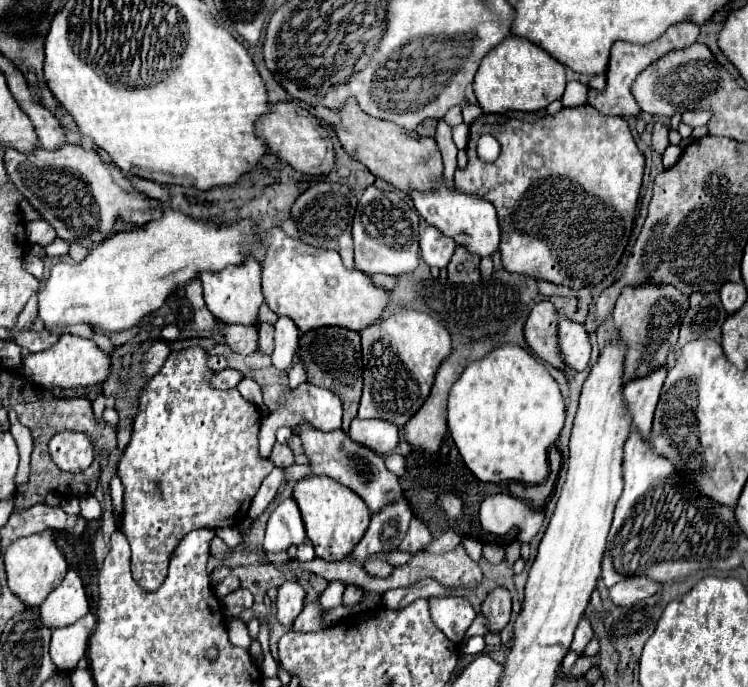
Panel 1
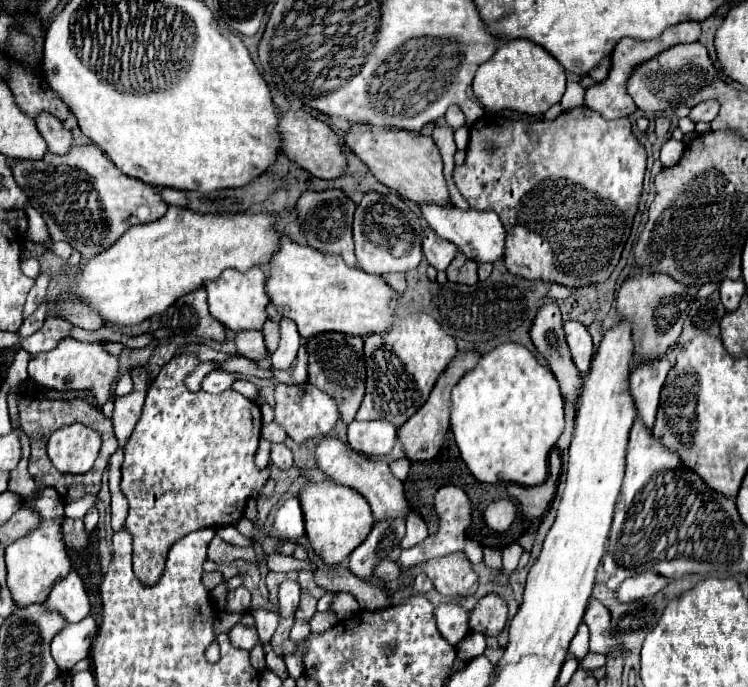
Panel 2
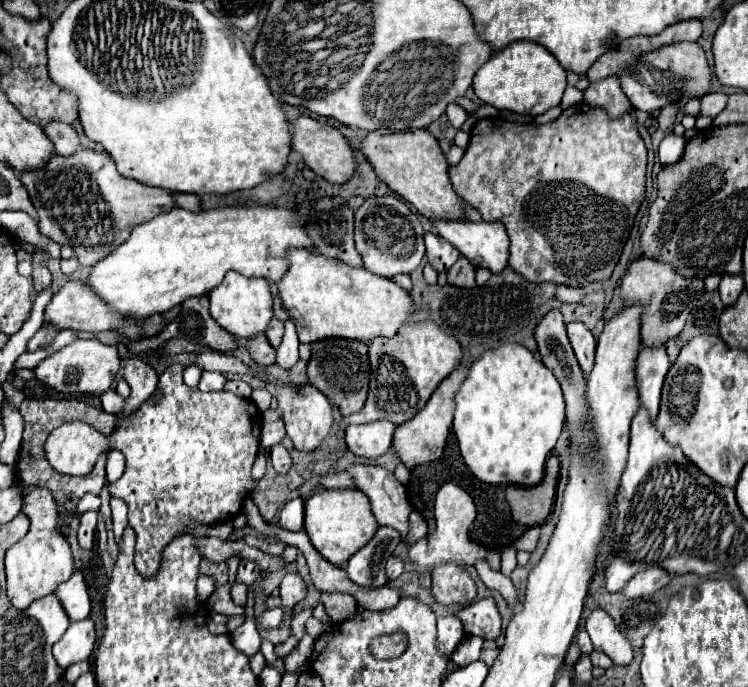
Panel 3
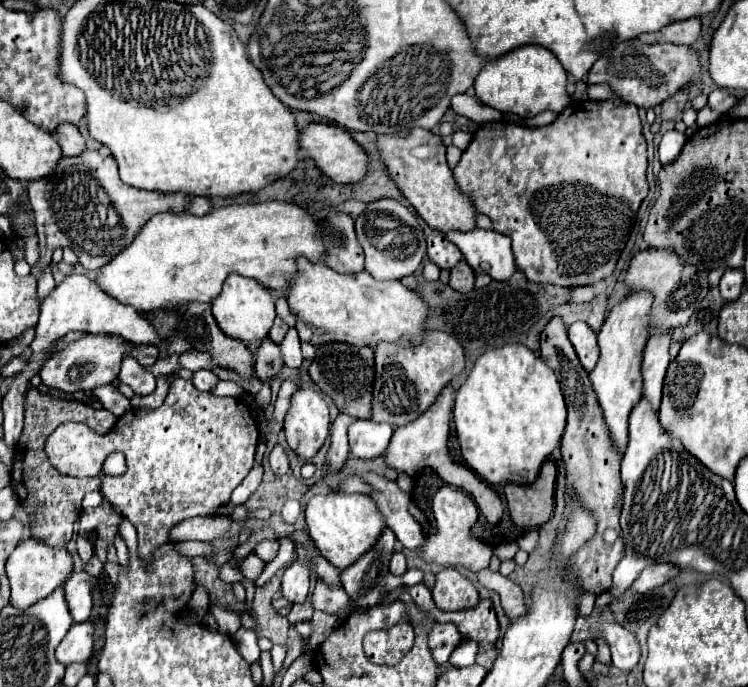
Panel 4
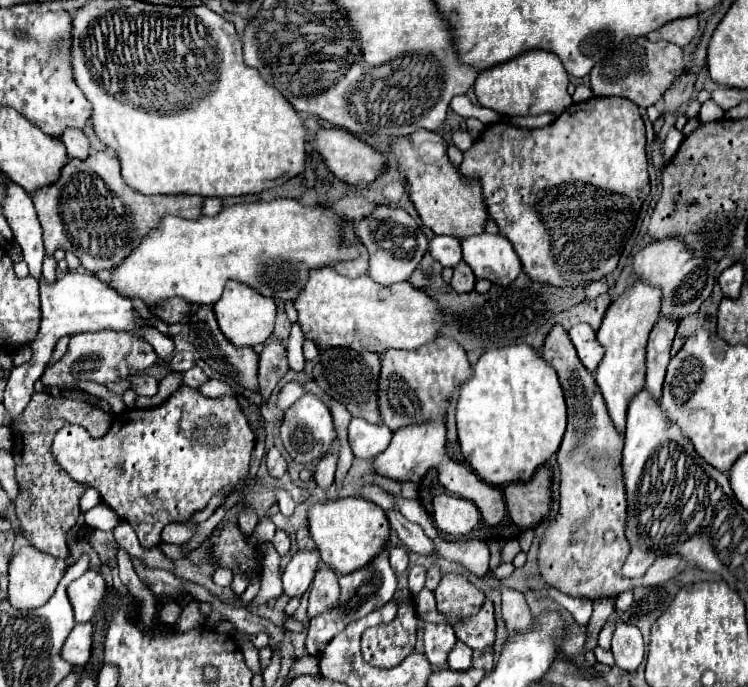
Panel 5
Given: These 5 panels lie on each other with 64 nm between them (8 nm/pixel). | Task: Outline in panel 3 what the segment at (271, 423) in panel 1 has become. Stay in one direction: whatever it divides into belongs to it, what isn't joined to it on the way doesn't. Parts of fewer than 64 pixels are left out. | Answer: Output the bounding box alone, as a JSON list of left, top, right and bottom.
[252,382,334,481]

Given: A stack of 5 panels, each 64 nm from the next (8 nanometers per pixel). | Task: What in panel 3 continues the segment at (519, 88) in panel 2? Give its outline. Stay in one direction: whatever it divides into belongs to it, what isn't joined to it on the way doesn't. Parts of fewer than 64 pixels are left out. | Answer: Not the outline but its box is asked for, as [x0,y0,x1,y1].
[476,42,566,116]

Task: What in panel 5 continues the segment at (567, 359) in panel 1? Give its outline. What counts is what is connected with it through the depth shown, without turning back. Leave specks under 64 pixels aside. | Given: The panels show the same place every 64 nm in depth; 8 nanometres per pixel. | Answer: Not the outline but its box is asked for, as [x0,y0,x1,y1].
[568,324,604,372]

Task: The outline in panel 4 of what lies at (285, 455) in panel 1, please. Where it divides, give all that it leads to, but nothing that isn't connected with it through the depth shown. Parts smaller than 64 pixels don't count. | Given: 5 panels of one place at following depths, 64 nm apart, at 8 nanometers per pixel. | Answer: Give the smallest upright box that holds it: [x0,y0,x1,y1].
[270,444,290,474]

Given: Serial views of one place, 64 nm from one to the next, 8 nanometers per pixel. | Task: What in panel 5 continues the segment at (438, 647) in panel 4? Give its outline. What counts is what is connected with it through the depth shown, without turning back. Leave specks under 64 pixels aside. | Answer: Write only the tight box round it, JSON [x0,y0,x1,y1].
[424,624,458,666]

